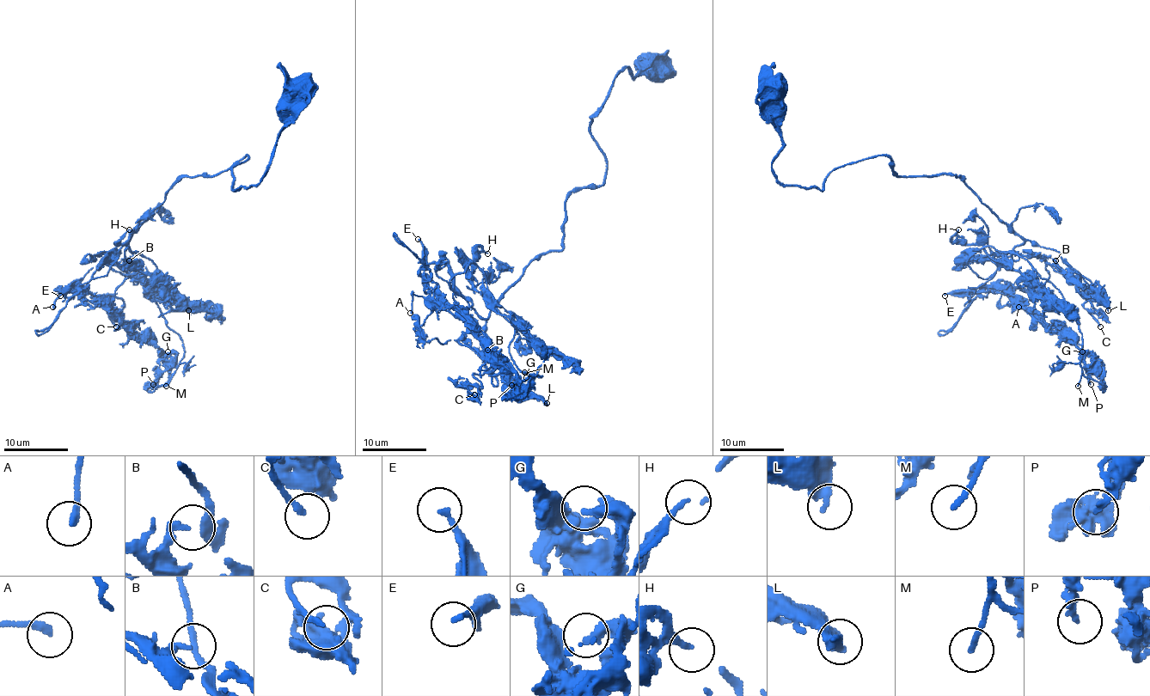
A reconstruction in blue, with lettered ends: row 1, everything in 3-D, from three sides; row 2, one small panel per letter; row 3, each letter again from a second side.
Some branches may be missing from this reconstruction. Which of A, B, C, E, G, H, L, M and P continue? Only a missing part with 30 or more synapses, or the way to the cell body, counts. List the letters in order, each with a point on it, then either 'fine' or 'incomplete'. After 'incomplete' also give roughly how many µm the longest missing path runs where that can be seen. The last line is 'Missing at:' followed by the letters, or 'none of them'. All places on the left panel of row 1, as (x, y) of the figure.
A: (52, 307) | incomplete | 15 µm
B: (129, 260) | fine
C: (116, 326) | fine
E: (60, 296) | fine
G: (168, 351) | fine
H: (129, 229) | fine
L: (188, 310) | fine
M: (166, 386) | incomplete | 40 µm
P: (153, 384) | fine
Missing at: A, M

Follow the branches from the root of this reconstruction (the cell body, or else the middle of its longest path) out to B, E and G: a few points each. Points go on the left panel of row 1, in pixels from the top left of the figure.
B: (300, 90), (263, 180), (232, 188), (232, 168), (247, 155), (214, 175), (182, 177), (102, 262), (129, 260)
E: (300, 90), (259, 183), (232, 188), (232, 168), (247, 155), (214, 175), (182, 177), (70, 299), (60, 296)
G: (300, 90), (259, 183), (232, 188), (247, 155), (182, 177), (65, 292), (94, 294), (174, 364), (168, 351)

